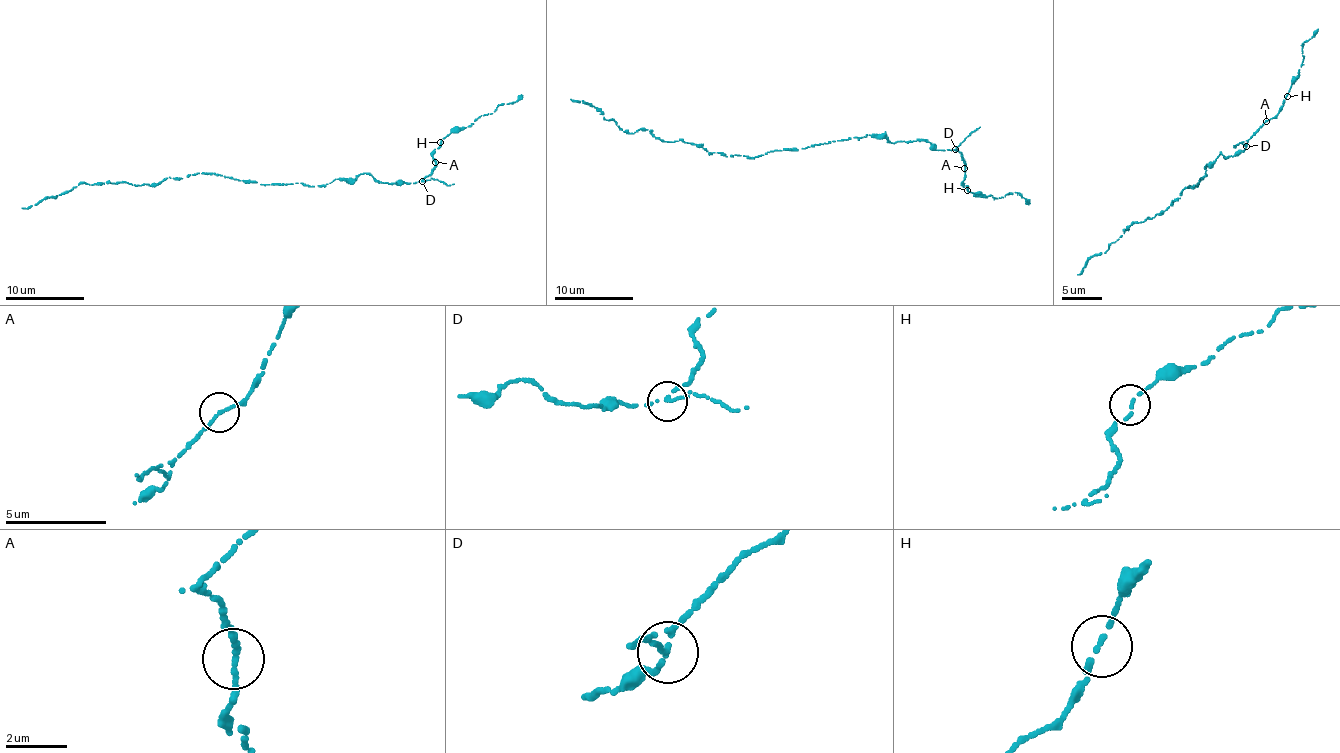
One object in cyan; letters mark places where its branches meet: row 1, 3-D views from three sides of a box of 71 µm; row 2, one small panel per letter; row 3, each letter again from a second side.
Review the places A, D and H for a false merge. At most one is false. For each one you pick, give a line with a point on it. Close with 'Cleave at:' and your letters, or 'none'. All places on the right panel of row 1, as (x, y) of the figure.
Cleave at: none

